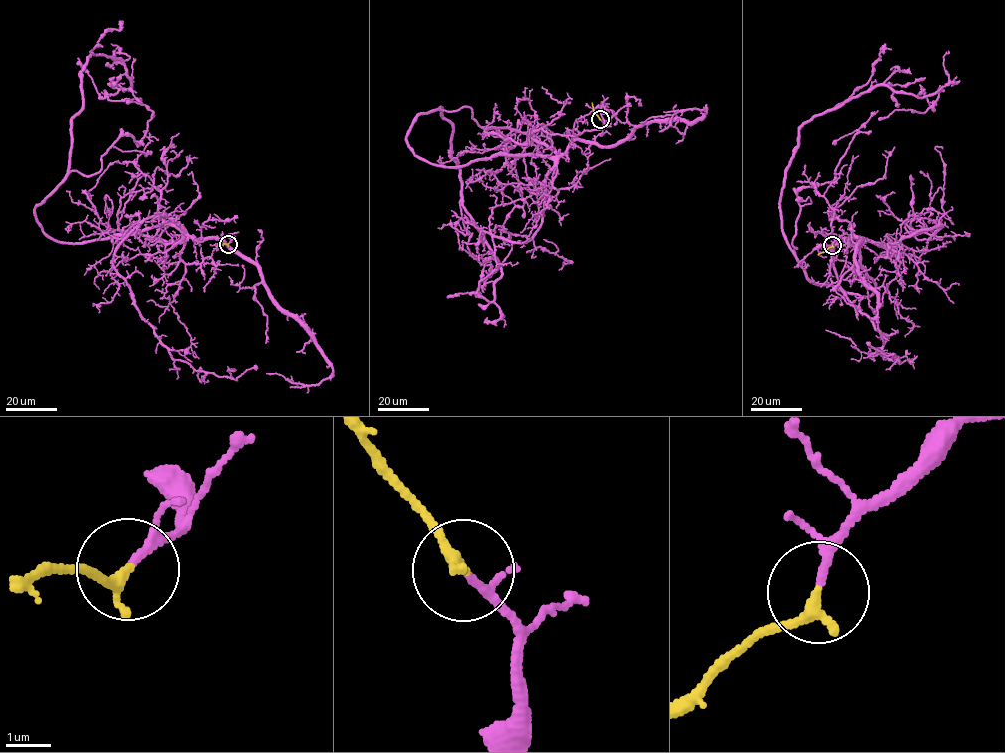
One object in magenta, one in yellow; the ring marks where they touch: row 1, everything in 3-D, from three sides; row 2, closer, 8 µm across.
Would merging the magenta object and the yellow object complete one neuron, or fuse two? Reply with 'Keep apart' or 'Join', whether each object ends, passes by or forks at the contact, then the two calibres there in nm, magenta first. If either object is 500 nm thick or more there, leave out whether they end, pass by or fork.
Join. At the ring magenta passes by. At the ring yellow ends. Thickness 120 nm (magenta) against 280 nm

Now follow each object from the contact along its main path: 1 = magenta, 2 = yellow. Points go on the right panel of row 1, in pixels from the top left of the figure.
1: (833, 245), (861, 240), (874, 292), (812, 282), (790, 248), (799, 129), (876, 86), (938, 92), (878, 119)
2: (833, 245), (818, 254)

